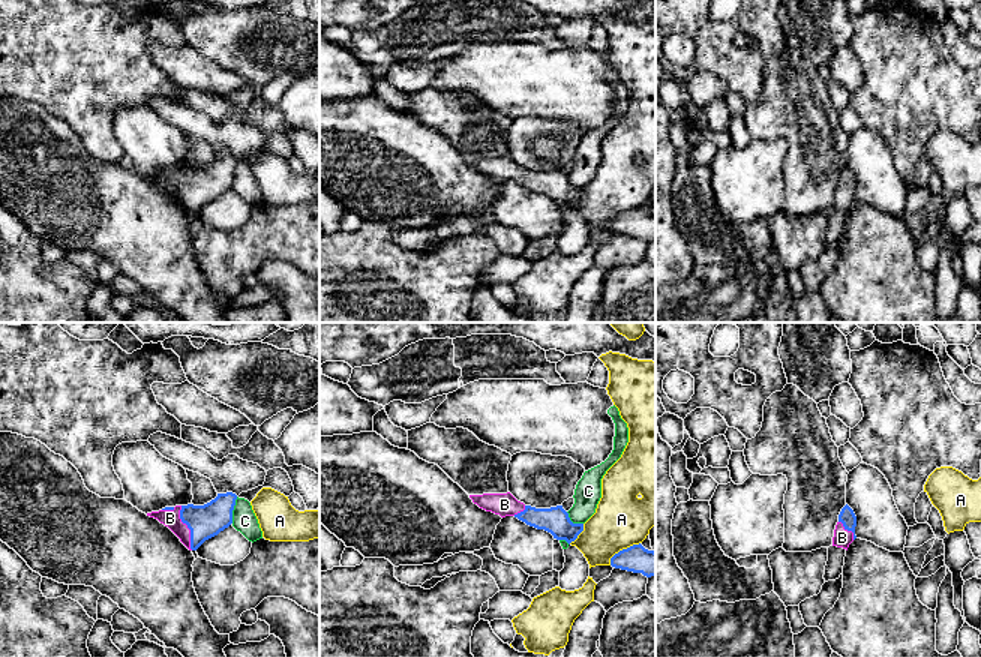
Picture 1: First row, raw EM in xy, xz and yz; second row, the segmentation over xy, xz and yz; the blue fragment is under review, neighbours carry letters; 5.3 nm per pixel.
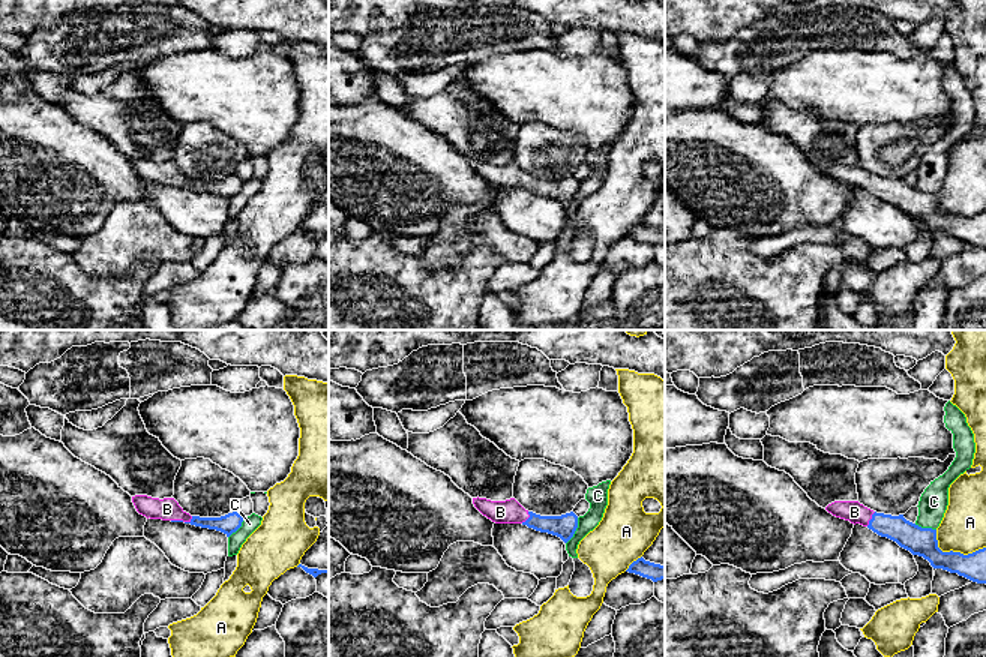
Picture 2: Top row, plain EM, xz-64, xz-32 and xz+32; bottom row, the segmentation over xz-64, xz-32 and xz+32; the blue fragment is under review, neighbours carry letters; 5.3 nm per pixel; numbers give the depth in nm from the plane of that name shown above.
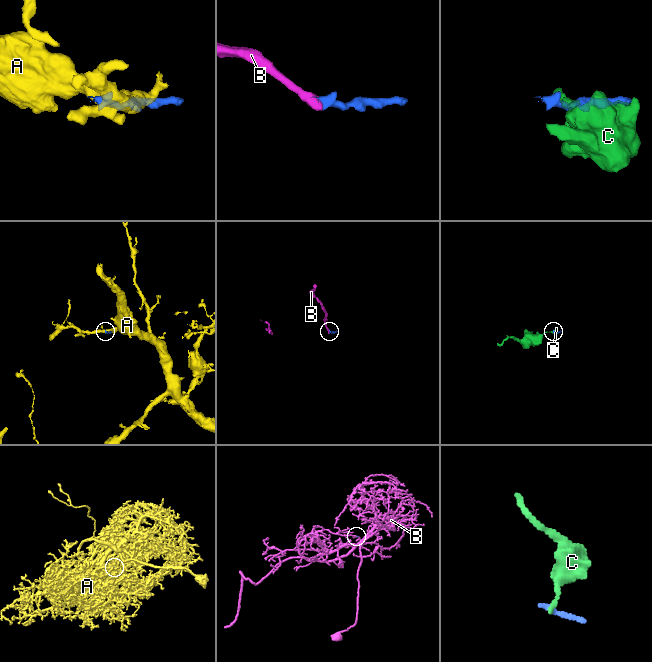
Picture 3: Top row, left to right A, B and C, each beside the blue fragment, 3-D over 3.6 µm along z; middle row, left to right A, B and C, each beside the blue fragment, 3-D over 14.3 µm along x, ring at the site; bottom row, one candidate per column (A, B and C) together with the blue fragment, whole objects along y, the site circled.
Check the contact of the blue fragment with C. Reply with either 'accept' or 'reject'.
reject

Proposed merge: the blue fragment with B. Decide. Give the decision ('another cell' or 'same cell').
same cell

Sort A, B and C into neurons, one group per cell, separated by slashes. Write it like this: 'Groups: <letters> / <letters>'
Groups: A / B / C

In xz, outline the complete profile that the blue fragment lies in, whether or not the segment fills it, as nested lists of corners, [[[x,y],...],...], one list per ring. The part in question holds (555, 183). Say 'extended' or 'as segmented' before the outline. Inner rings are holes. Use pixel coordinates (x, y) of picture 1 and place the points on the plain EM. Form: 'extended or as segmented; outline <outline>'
extended; outline [[[510,156],[470,159],[470,162],[486,176],[501,182],[514,180],[530,190],[550,196],[556,204],[566,204],[568,208],[584,195],[584,188],[573,188],[562,170],[536,172],[518,165]]]

